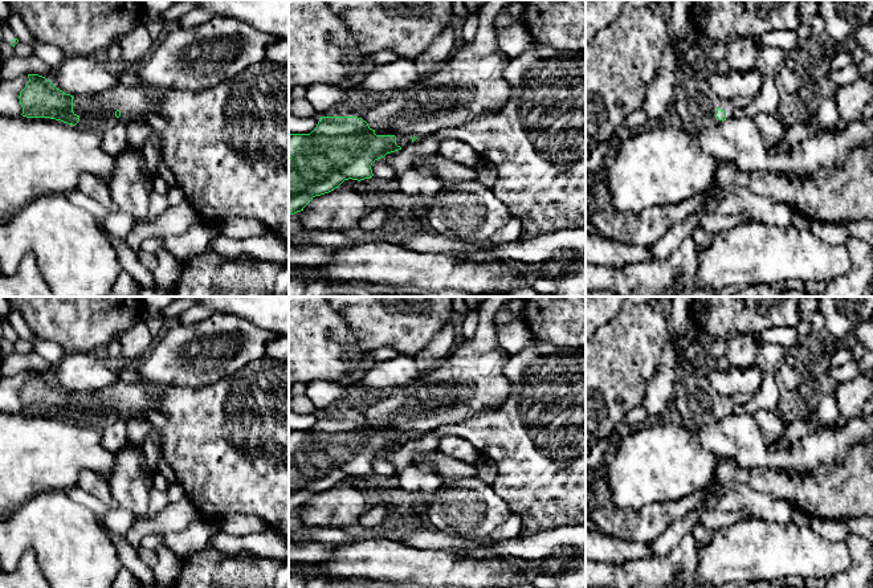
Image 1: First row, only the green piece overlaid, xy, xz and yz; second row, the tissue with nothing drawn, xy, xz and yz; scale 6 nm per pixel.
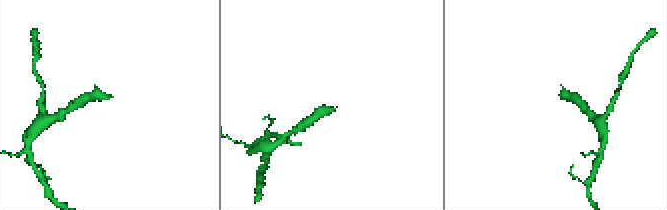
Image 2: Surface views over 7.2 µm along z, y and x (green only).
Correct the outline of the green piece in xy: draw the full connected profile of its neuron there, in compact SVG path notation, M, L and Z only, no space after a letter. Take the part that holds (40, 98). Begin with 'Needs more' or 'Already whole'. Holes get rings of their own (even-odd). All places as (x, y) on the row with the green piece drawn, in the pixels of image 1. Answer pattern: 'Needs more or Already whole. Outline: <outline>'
Needs more. Outline: M216 16L195 28L175 28L156 41L154 53L135 68L139 77L139 83L135 86L118 82L117 87L107 93L78 97L64 93L42 75L28 74L29 82L19 95L21 115L61 121L98 135L115 124L128 126L132 122L147 124L146 117L154 113L155 93L163 89L199 91L212 87L264 61L266 46L276 40L278 40L276 36L227 16Z

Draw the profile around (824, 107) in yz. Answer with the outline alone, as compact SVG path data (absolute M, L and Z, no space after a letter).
M831 91L819 94L815 98L811 111L816 115L816 122L828 131L836 131L843 126L837 105Z

